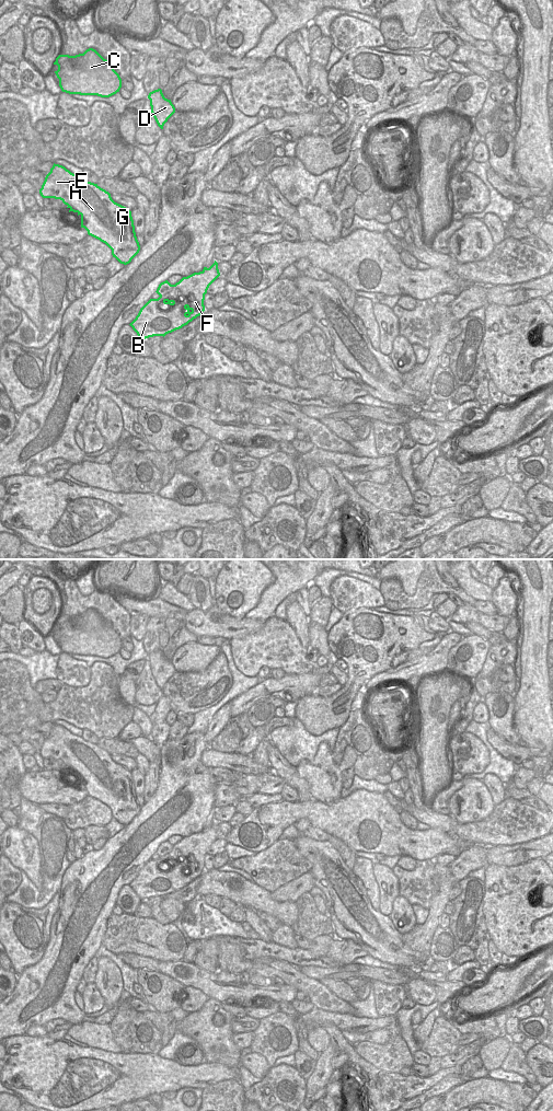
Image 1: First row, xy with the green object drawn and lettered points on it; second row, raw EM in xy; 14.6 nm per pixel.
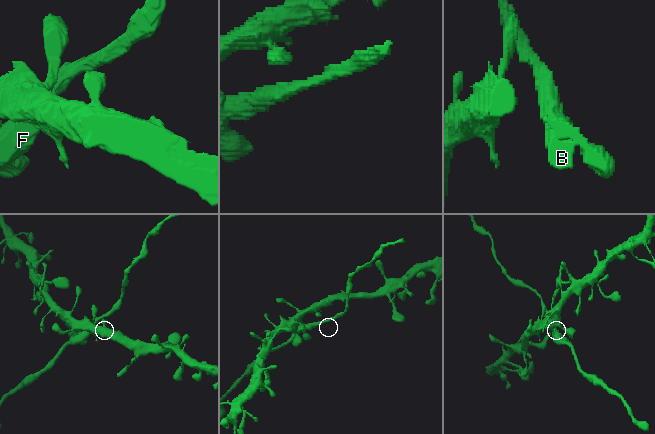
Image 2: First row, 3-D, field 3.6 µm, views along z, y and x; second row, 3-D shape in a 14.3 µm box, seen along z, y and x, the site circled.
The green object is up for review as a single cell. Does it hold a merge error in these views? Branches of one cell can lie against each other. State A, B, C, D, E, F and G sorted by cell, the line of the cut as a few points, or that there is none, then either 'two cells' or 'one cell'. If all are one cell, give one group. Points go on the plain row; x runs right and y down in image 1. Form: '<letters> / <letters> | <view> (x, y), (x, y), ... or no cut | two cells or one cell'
A C D E G / B F | xy (173, 845), (168, 853), (160, 857) | two cells

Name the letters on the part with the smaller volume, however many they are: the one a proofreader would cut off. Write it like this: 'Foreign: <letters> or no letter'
Foreign: B, F

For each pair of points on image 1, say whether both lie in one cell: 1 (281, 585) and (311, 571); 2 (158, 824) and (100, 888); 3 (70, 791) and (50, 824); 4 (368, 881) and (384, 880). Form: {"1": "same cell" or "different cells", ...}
{"1": "same cell", "2": "same cell", "3": "different cells", "4": "different cells"}

